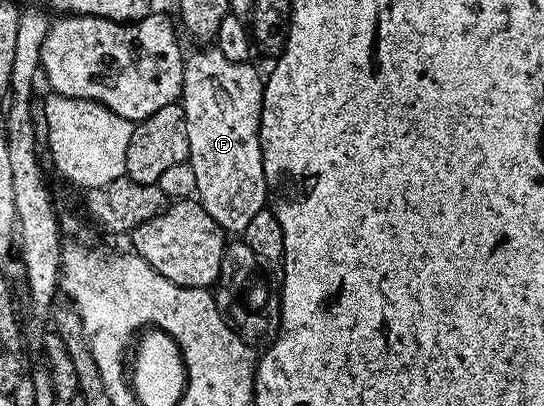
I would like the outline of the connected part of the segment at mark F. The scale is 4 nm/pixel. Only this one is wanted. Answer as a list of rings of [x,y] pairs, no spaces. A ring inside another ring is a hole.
[[[215,46],[209,48],[206,52],[197,52],[193,57],[185,60],[185,83],[181,86],[180,103],[185,109],[185,117],[187,118],[187,138],[189,139],[189,165],[195,170],[195,182],[197,183],[196,195],[199,202],[207,210],[207,214],[211,214],[211,218],[215,218],[215,222],[219,222],[219,226],[224,228],[226,233],[241,234],[244,233],[247,222],[251,222],[251,218],[255,218],[255,214],[259,214],[261,208],[267,204],[267,189],[265,186],[265,175],[263,174],[263,158],[261,157],[261,138],[259,135],[259,125],[261,122],[261,98],[263,89],[261,89],[261,76],[252,68],[252,63],[236,64],[227,58],[223,58],[223,54]]]

